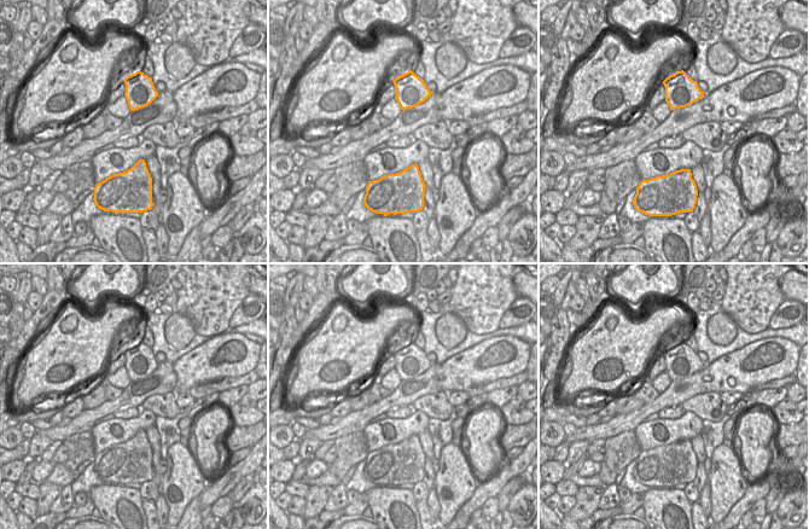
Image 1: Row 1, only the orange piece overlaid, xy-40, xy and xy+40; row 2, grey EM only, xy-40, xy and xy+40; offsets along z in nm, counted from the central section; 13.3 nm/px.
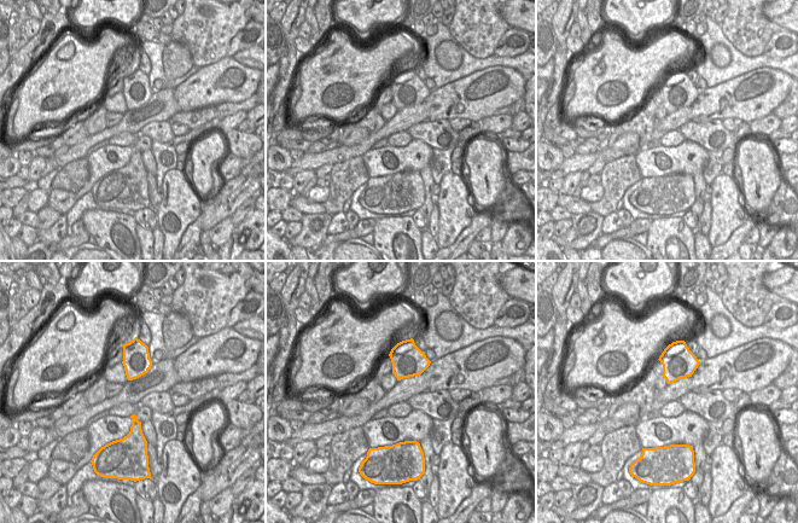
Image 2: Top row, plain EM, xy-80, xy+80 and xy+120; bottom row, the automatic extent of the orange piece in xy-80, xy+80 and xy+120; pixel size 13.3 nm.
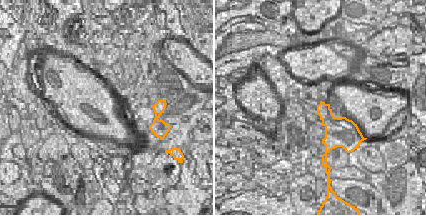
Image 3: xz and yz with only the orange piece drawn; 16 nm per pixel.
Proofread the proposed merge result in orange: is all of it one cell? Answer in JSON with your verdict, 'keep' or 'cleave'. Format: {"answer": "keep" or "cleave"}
{"answer": "keep"}

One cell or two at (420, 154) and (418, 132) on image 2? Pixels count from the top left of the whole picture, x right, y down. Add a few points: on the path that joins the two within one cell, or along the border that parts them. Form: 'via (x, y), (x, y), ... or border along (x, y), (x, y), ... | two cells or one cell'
border along (413, 138), (421, 139), (432, 147) | two cells

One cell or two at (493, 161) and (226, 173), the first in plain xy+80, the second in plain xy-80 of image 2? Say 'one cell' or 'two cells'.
two cells

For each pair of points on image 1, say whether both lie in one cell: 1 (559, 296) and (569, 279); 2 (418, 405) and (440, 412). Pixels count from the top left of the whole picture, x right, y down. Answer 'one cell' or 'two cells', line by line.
1: one cell
2: one cell

